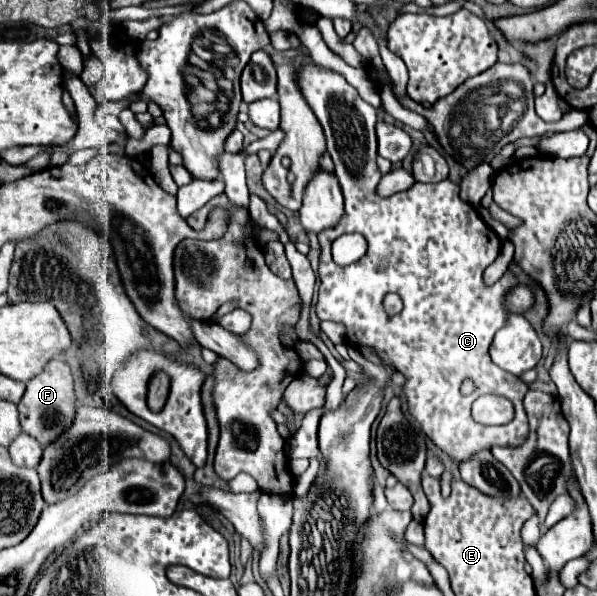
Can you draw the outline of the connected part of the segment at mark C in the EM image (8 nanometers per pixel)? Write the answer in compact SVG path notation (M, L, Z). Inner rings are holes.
M306 65L298 73L298 85L324 129L334 173L344 195L342 219L318 235L322 247L318 319L344 325L346 345L370 347L382 361L406 377L402 389L408 401L408 413L456 465L494 445L522 445L528 437L528 417L522 399L530 387L520 377L494 365L488 355L496 331L506 325L510 315L506 295L518 285L518 277L512 271L506 271L492 287L482 283L484 269L500 255L500 237L482 221L470 203L460 199L460 187L450 179L432 185L414 183L404 193L380 197L376 193L382 179L376 165L376 109L342 75L316 65ZM344 233L362 233L368 241L368 251L356 263L340 267L334 263L330 247ZM386 293L398 293L402 297L402 313L394 317L386 315L382 305ZM464 379L476 383L474 395L460 393ZM484 393L510 399L516 409L514 419L498 427L476 423L470 407Z

